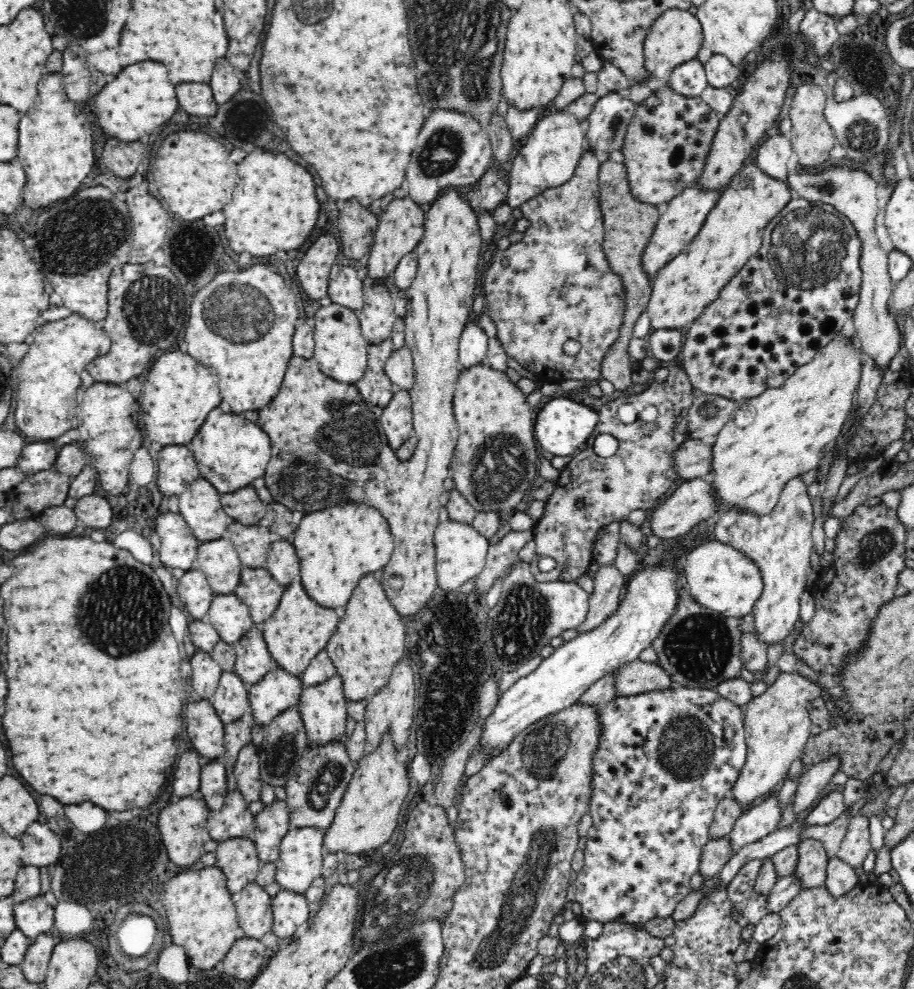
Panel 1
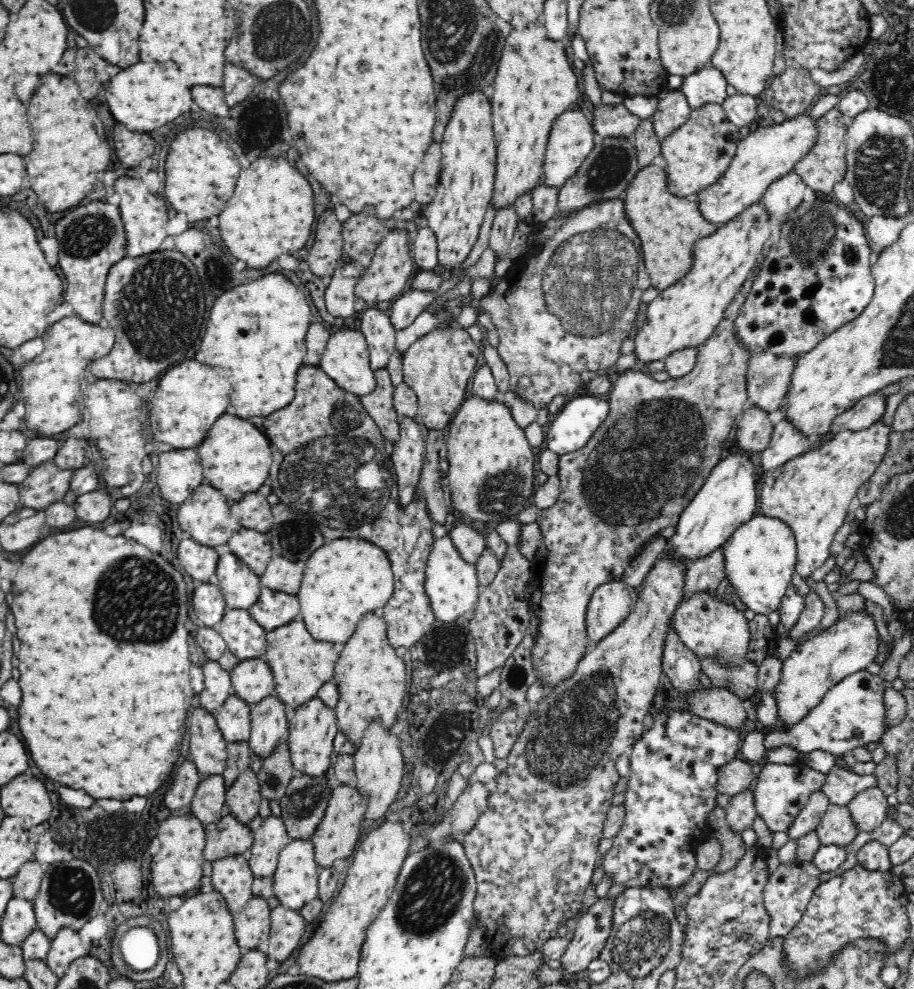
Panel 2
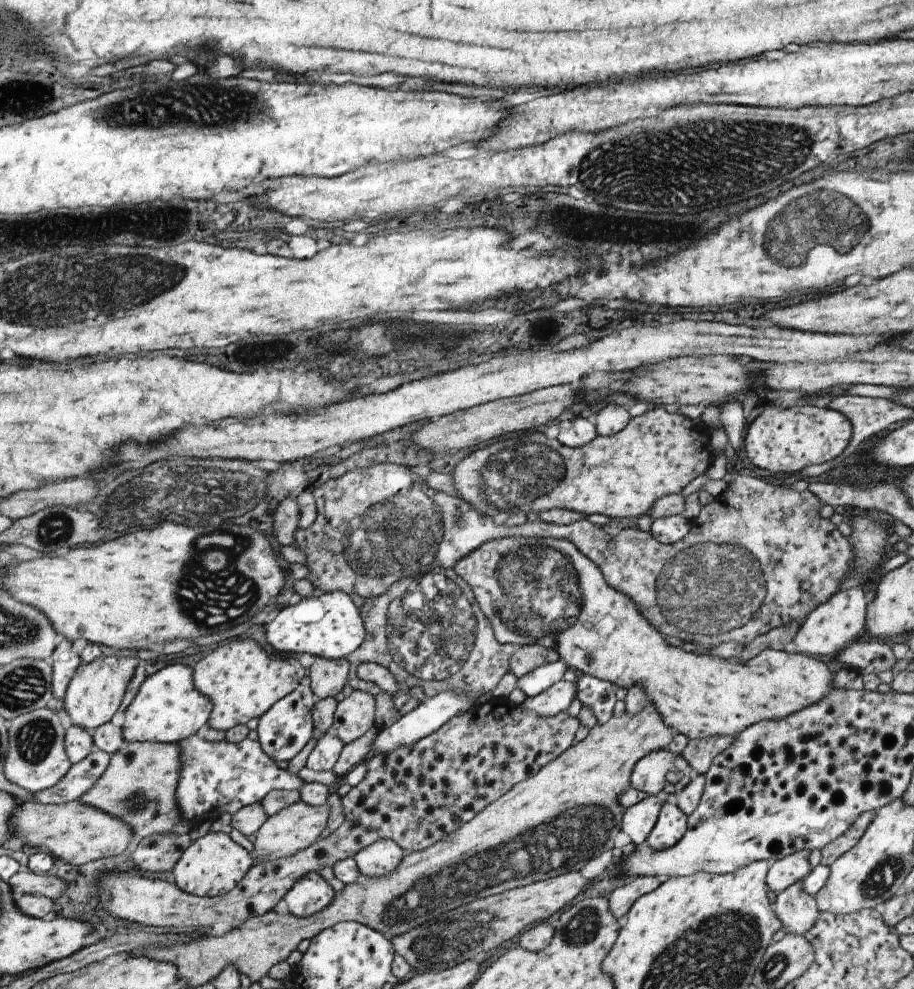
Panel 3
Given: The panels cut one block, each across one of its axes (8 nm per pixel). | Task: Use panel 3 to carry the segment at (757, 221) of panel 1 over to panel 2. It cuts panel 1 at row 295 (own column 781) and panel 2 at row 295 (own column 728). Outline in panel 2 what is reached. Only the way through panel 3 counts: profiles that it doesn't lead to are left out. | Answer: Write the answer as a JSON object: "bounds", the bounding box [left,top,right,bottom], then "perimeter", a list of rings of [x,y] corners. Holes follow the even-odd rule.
{"bounds":[633,202,770,367],"perimeter":[[[756,202],[736,219],[695,242],[690,272],[648,303],[646,319],[634,338],[633,354],[640,367],[652,361],[662,361],[684,347],[697,347],[715,331],[728,305],[751,276],[762,255],[770,236],[769,217],[763,204]]]}

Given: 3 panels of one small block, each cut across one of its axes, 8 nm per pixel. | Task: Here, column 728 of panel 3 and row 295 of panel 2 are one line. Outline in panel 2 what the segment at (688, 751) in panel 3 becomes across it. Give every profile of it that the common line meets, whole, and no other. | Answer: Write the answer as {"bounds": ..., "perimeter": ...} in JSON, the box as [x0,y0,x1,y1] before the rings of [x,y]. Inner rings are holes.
{"bounds":[529,255,765,694],"perimeter":[[[761,255],[758,263],[753,268],[751,276],[744,282],[741,290],[733,298],[732,302],[728,305],[723,319],[718,323],[715,331],[695,349],[697,350],[697,359],[694,368],[686,375],[679,379],[668,379],[660,382],[652,378],[651,374],[647,374],[642,371],[642,367],[634,370],[627,370],[621,375],[614,377],[613,387],[607,398],[609,401],[609,413],[607,420],[598,427],[598,430],[594,432],[592,438],[586,443],[586,446],[580,448],[576,452],[570,452],[559,456],[558,462],[558,477],[561,482],[560,495],[556,503],[546,509],[538,509],[535,522],[538,523],[542,540],[541,545],[535,553],[535,558],[531,561],[531,577],[529,578],[529,586],[533,589],[531,594],[531,605],[533,612],[536,615],[538,628],[537,636],[535,638],[534,649],[532,652],[532,661],[535,670],[537,671],[536,680],[540,684],[543,684],[546,689],[546,694],[556,688],[556,686],[562,684],[570,675],[576,672],[580,660],[584,658],[586,647],[588,646],[588,632],[586,631],[586,611],[589,600],[596,587],[600,584],[604,584],[612,581],[620,581],[624,568],[626,568],[628,562],[636,555],[637,552],[641,552],[646,547],[647,542],[654,536],[660,535],[660,532],[667,526],[675,526],[680,518],[684,509],[688,506],[688,503],[696,496],[696,493],[700,490],[700,487],[704,484],[708,474],[718,461],[721,460],[720,452],[722,452],[722,443],[726,440],[726,436],[730,434],[730,428],[735,424],[739,414],[746,409],[748,403],[747,396],[747,382],[746,373],[749,358],[752,356],[750,352],[735,335],[736,317],[739,313],[739,308],[744,302],[748,292],[752,292],[752,284],[758,276],[758,272],[761,269],[761,262],[765,259],[765,256]]]}

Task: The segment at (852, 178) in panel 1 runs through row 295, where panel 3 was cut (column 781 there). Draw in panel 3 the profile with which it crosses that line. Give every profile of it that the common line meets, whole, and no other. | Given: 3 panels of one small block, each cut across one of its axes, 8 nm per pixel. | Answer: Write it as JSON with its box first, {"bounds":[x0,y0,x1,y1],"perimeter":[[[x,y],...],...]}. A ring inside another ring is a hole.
{"bounds":[767,850,821,893],"perimeter":[[[801,850],[777,860],[767,872],[767,885],[775,893],[786,890],[794,882],[806,878],[814,868],[821,864],[821,851]]]}

